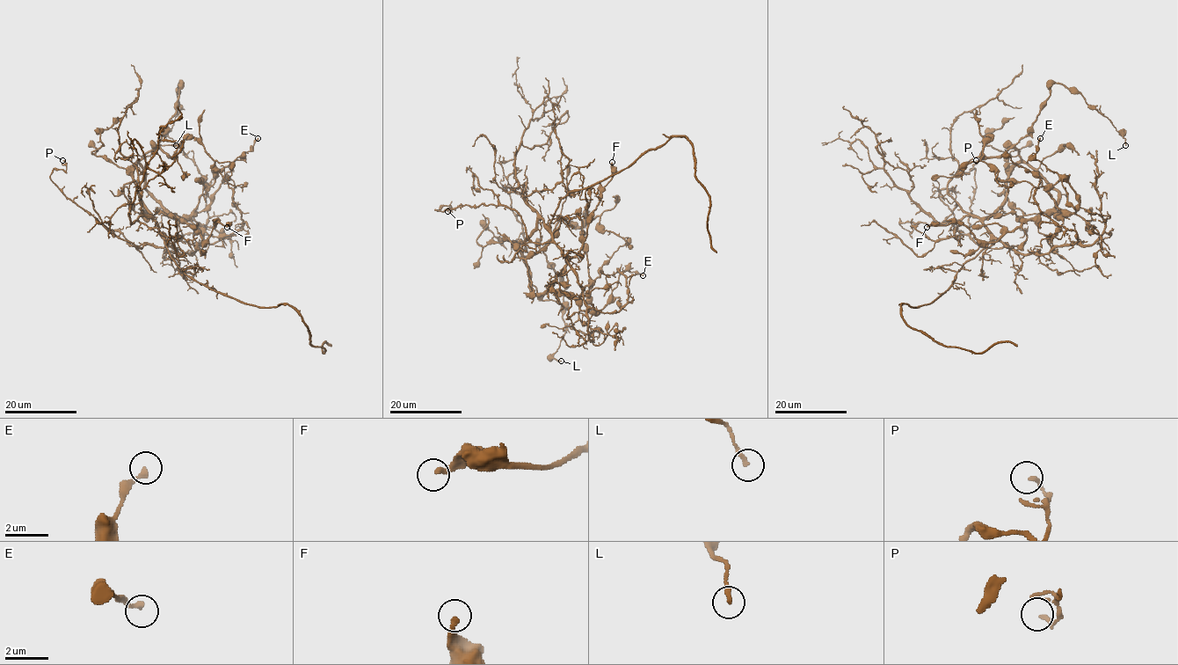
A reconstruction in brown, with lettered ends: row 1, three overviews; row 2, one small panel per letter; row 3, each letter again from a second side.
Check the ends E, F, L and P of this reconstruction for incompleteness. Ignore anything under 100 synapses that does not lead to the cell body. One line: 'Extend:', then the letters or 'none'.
Extend: none

